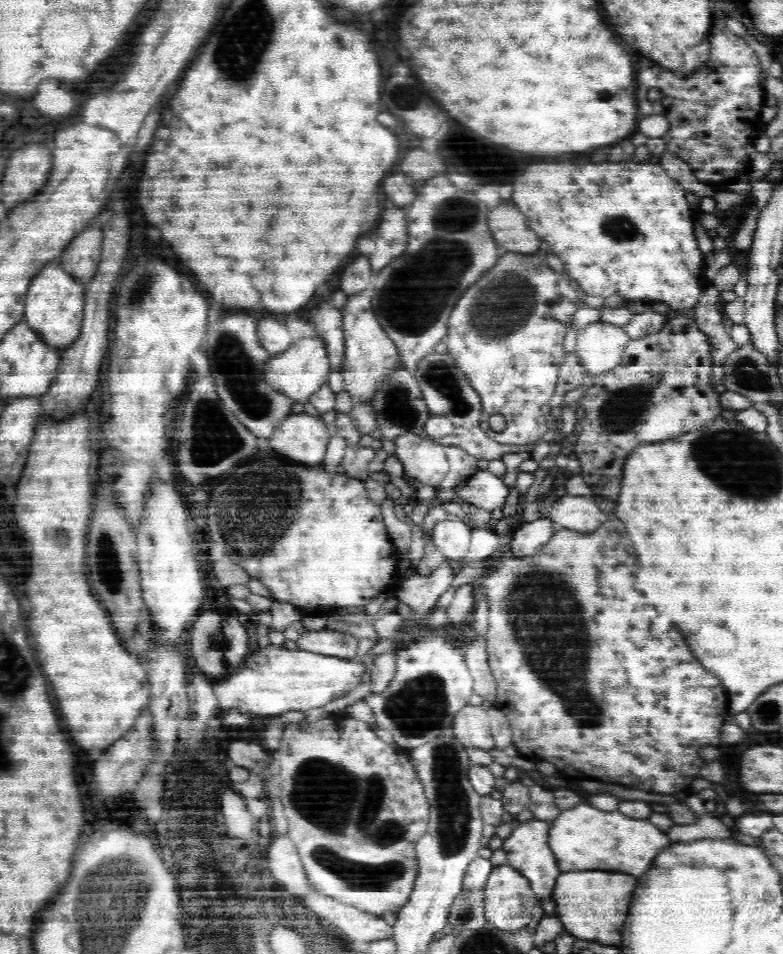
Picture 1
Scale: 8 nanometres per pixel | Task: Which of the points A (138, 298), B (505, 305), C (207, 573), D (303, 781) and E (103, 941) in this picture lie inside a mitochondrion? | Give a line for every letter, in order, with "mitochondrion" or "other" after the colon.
A: mitochondrion
B: mitochondrion
C: other
D: mitochondrion
E: mitochondrion

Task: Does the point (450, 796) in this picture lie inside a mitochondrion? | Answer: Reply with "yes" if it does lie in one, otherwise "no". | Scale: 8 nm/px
yes

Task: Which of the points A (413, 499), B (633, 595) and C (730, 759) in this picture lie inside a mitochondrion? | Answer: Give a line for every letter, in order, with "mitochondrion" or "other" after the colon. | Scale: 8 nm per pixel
A: other
B: other
C: other

